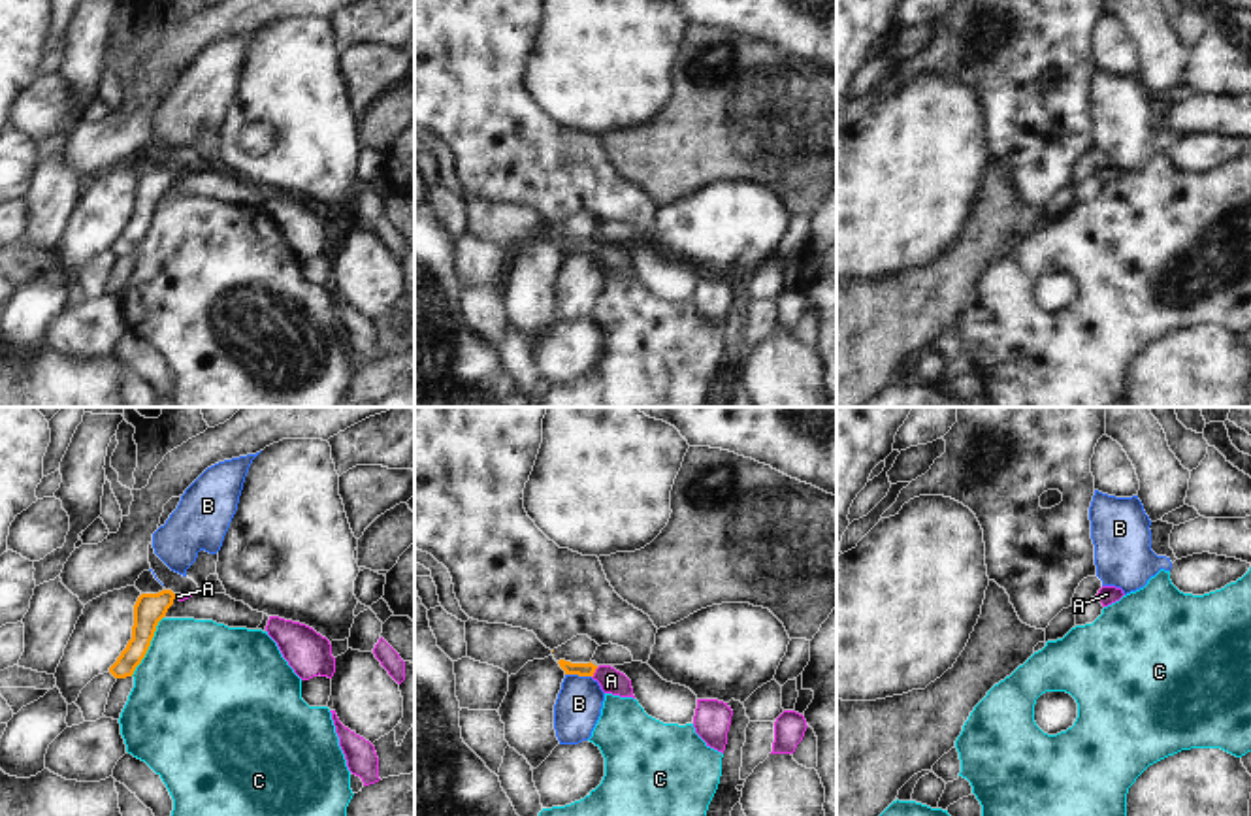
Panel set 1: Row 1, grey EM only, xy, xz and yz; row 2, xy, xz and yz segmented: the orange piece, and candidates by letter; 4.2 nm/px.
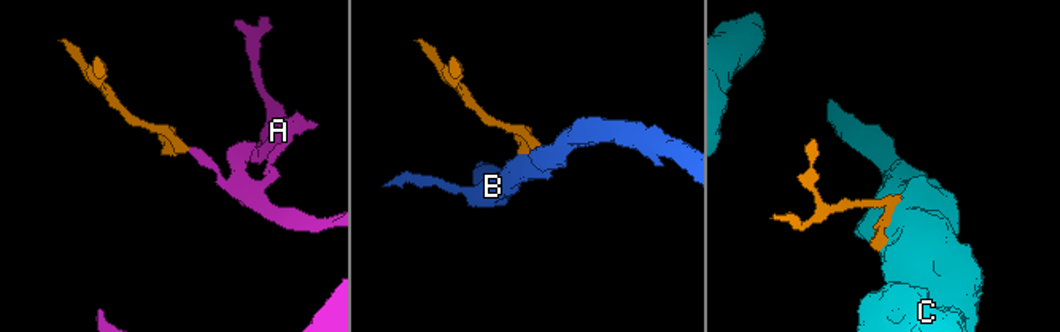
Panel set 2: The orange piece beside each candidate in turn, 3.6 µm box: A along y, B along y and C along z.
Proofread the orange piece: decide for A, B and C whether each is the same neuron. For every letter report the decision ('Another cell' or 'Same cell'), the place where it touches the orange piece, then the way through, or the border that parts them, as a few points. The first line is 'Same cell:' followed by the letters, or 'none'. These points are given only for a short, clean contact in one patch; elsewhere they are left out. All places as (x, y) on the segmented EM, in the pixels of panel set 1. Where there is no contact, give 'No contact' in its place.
Same cell: A
A: Same cell. Touches orange at xz (594, 671). Path across: xz (583, 669), (594, 671), (603, 673), (611, 681)
B: Another cell. Touches orange at xz (579, 675). Boundary: xz (566, 673), (590, 677)
C: Another cell. Touches orange at xy (149, 645).

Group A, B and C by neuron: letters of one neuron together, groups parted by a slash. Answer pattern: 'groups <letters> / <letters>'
groups A / B / C

